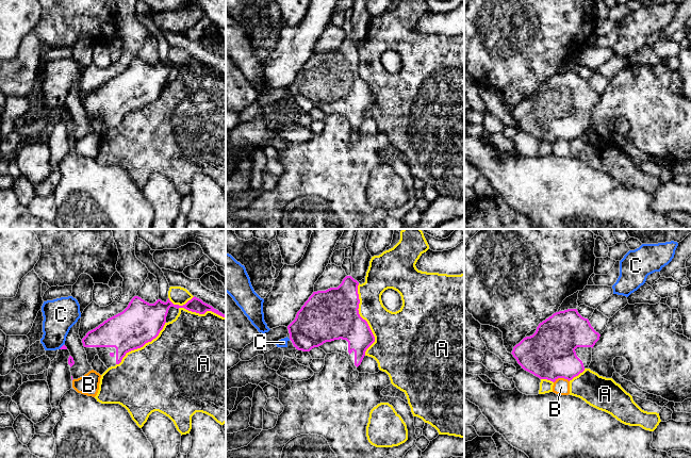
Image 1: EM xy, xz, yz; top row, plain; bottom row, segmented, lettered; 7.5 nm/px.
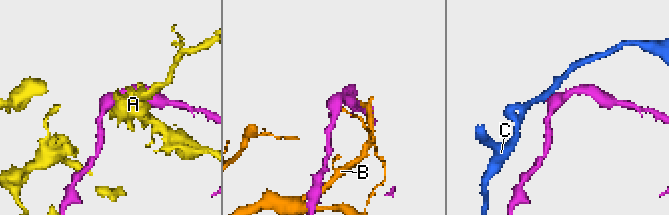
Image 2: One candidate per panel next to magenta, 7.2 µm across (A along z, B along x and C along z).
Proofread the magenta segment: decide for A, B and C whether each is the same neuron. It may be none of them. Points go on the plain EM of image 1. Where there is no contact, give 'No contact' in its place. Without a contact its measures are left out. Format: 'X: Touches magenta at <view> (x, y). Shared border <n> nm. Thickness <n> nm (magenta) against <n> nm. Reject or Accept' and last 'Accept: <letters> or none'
A: Touches magenta at xy (196, 74). Shared border 460 nm. Thickness 110 nm (magenta) against 480 nm. Reject
B: Touches magenta at yz (561, 138). Shared border 120 nm. Thickness 380 nm (magenta) against 130 nm. Reject
C: Touches magenta at xy (62, 108). Shared border 50 nm. Thickness 30 nm (magenta) against 240 nm. Reject
Accept: none

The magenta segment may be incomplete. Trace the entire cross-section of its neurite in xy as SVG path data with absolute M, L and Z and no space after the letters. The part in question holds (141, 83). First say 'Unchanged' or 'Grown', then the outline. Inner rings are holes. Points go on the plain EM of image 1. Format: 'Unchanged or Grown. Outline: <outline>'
Grown. Outline: M134 58L122 73L108 80L82 100L88 125L92 126L98 116L108 130L119 126L127 114L143 109L159 97L170 68L199 76L212 72L226 79L195 58L183 67L174 66L169 60L166 64L158 61L149 65Z

